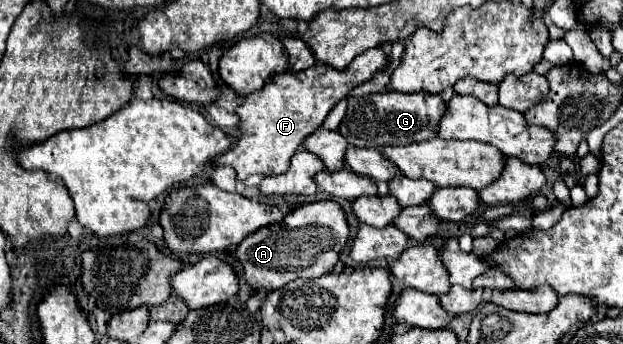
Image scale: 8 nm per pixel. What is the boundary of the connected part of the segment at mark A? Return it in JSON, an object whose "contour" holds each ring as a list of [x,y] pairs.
{"contour":[[[335,201],[305,203],[285,215],[283,223],[275,223],[245,237],[235,251],[243,263],[245,279],[253,289],[273,291],[293,279],[315,279],[331,273],[349,239],[349,221]]]}

